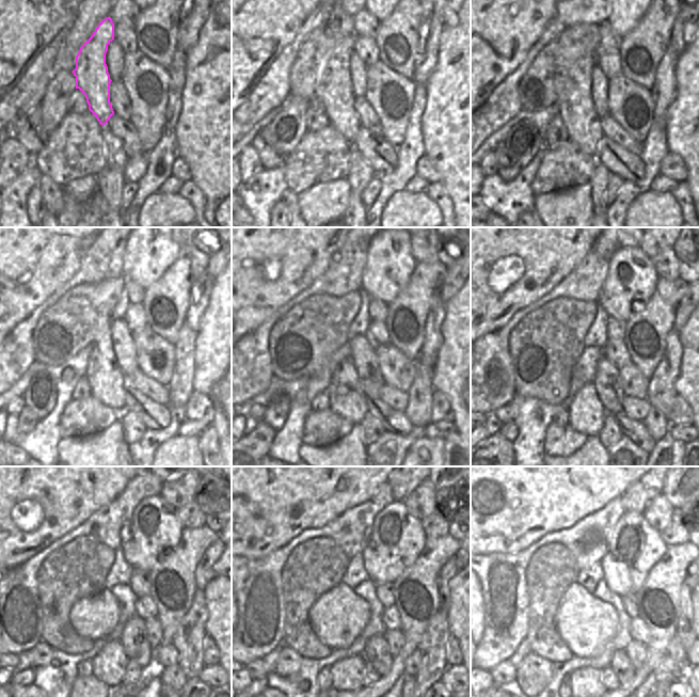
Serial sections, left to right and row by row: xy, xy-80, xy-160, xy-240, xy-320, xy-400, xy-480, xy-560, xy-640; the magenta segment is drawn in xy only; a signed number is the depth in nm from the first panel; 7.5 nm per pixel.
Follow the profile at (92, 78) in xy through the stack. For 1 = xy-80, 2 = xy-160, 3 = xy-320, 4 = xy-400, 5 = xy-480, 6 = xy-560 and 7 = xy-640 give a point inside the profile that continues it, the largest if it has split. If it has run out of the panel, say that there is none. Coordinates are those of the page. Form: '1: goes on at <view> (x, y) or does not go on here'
1: goes on at xy-80 (333, 89)
2: goes on at xy-160 (575, 108)
3: goes on at xy-320 (347, 399)
4: goes on at xy-400 (586, 413)
5: goes on at xy-480 (109, 665)
6: goes on at xy-560 (347, 674)
7: goes on at xy-640 (586, 683)

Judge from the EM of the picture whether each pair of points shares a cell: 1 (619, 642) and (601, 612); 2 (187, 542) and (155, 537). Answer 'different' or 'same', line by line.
1: different
2: different

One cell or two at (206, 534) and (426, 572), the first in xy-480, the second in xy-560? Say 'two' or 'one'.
one

